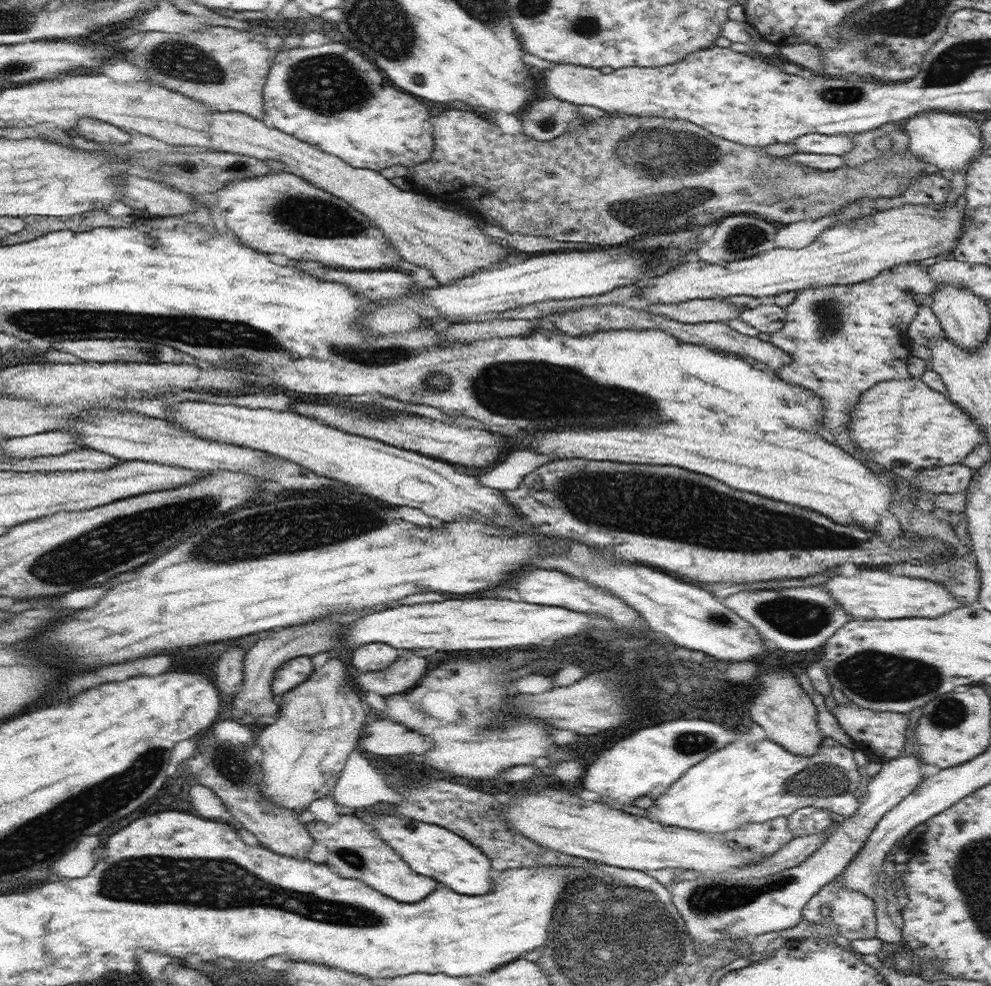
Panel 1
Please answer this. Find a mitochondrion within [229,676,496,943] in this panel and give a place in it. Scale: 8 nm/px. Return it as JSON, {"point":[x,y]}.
{"point":[354,859]}

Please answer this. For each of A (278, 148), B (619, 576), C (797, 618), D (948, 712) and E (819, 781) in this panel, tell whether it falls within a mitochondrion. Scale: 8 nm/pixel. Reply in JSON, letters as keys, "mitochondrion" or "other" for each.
{"A":"other","B":"other","C":"mitochondrion","D":"mitochondrion","E":"mitochondrion"}

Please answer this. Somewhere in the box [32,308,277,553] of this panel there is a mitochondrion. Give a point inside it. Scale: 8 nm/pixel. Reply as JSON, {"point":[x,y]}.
{"point":[152,353]}

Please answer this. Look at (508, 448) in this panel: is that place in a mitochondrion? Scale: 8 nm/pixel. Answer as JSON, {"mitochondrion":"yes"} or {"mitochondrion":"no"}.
{"mitochondrion":"no"}

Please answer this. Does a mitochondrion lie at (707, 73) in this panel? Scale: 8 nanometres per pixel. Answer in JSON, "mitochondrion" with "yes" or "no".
{"mitochondrion":"no"}

